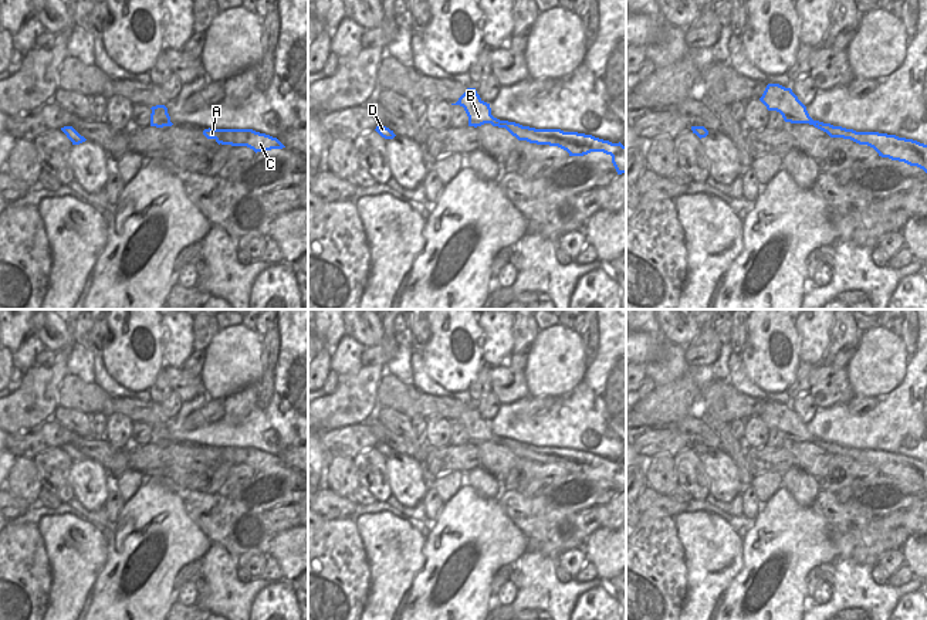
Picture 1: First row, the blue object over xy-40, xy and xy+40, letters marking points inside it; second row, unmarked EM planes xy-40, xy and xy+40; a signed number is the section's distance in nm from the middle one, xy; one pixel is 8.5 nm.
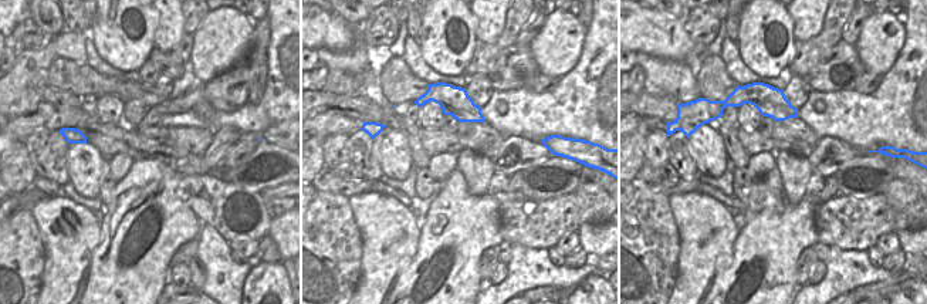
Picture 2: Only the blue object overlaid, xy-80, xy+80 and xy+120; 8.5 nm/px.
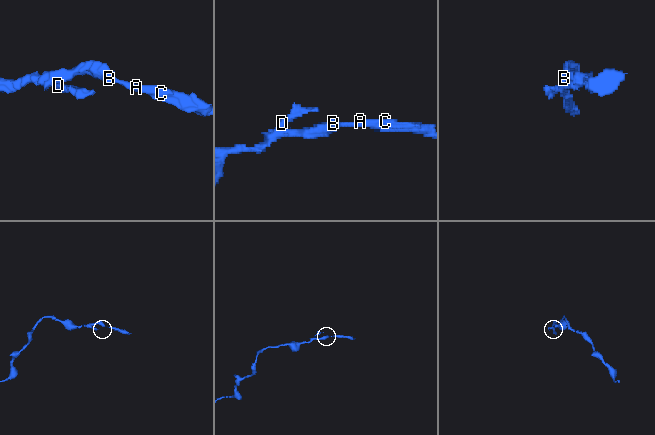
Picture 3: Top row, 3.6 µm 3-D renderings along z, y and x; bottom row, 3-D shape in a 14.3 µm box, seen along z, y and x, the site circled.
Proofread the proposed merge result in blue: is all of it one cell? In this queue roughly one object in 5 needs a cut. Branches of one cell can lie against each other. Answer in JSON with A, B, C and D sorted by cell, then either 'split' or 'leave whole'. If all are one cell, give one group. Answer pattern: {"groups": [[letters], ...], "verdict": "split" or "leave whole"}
{"groups": [["A", "B", "C", "D"]], "verdict": "leave whole"}

